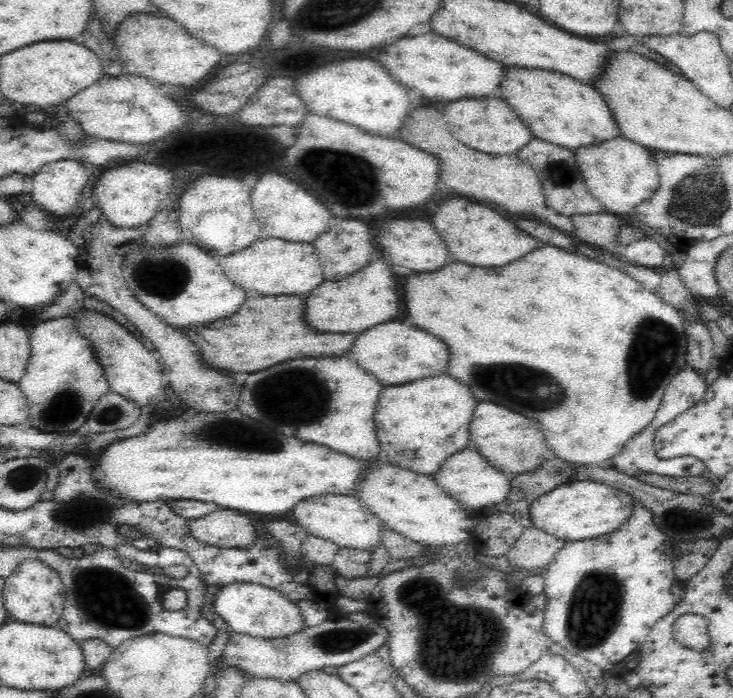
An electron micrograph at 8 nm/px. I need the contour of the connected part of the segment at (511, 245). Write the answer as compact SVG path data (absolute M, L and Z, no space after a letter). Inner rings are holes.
M450 198L438 204L438 210L432 214L430 222L434 224L436 232L446 240L450 254L456 262L472 264L472 266L506 266L524 254L532 252L536 246L540 246L532 236L524 234L520 228L514 226L514 222L496 210L490 210L490 206L483 203L468 202L460 198Z

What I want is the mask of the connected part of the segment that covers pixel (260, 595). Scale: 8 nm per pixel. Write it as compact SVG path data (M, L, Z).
M235 582L221 585L213 602L214 610L224 619L230 633L264 639L280 639L304 630L304 618L298 604L281 592L261 584Z

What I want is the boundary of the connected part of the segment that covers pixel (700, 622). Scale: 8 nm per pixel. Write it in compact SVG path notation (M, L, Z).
M684 614L673 624L673 636L680 647L697 652L706 652L710 648L709 632L702 616Z

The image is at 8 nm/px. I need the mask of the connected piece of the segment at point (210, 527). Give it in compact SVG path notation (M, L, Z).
M216 510L198 519L187 519L189 533L200 542L226 548L246 548L258 534L246 514Z

